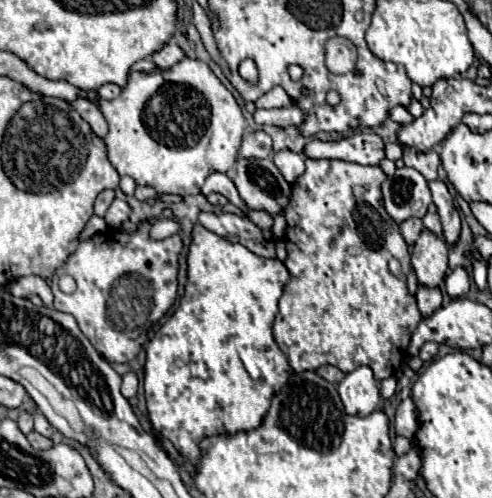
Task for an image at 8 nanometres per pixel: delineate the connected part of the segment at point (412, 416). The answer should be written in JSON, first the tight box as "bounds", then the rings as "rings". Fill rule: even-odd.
{"bounds":[396,398,418,438],"rings":[[[406,398],[400,402],[396,410],[396,434],[404,438],[414,438],[414,432],[418,430],[418,408],[414,408],[414,400]]]}

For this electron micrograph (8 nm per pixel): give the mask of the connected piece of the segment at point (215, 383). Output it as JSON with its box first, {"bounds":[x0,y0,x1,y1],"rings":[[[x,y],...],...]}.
{"bounds":[144,224,294,466],"rings":[[[202,224],[192,228],[192,244],[188,248],[186,264],[186,294],[146,348],[144,390],[154,432],[168,438],[184,460],[198,466],[202,458],[198,446],[206,436],[258,428],[258,424],[262,424],[262,416],[270,410],[274,392],[278,392],[294,372],[272,338],[278,300],[282,296],[282,288],[290,280],[290,274],[278,258],[262,258],[242,244],[230,244],[226,238],[202,228]]]}

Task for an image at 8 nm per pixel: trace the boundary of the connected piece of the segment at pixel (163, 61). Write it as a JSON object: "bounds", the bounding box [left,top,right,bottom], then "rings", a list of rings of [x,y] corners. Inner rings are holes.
{"bounds":[150,40,184,68],"rings":[[[170,40],[170,42],[166,42],[166,44],[162,46],[162,50],[154,52],[150,58],[152,58],[152,62],[154,62],[158,68],[170,68],[172,64],[176,64],[178,60],[184,58],[184,52],[180,50],[180,46],[178,46],[174,40]]]}

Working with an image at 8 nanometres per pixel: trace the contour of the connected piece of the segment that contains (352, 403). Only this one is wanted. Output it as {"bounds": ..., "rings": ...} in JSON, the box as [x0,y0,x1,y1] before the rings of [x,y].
{"bounds":[338,366,382,416],"rings":[[[360,366],[354,372],[346,374],[338,384],[338,394],[342,398],[346,414],[354,416],[368,416],[382,404],[378,380],[374,380],[374,372],[368,366]]]}

